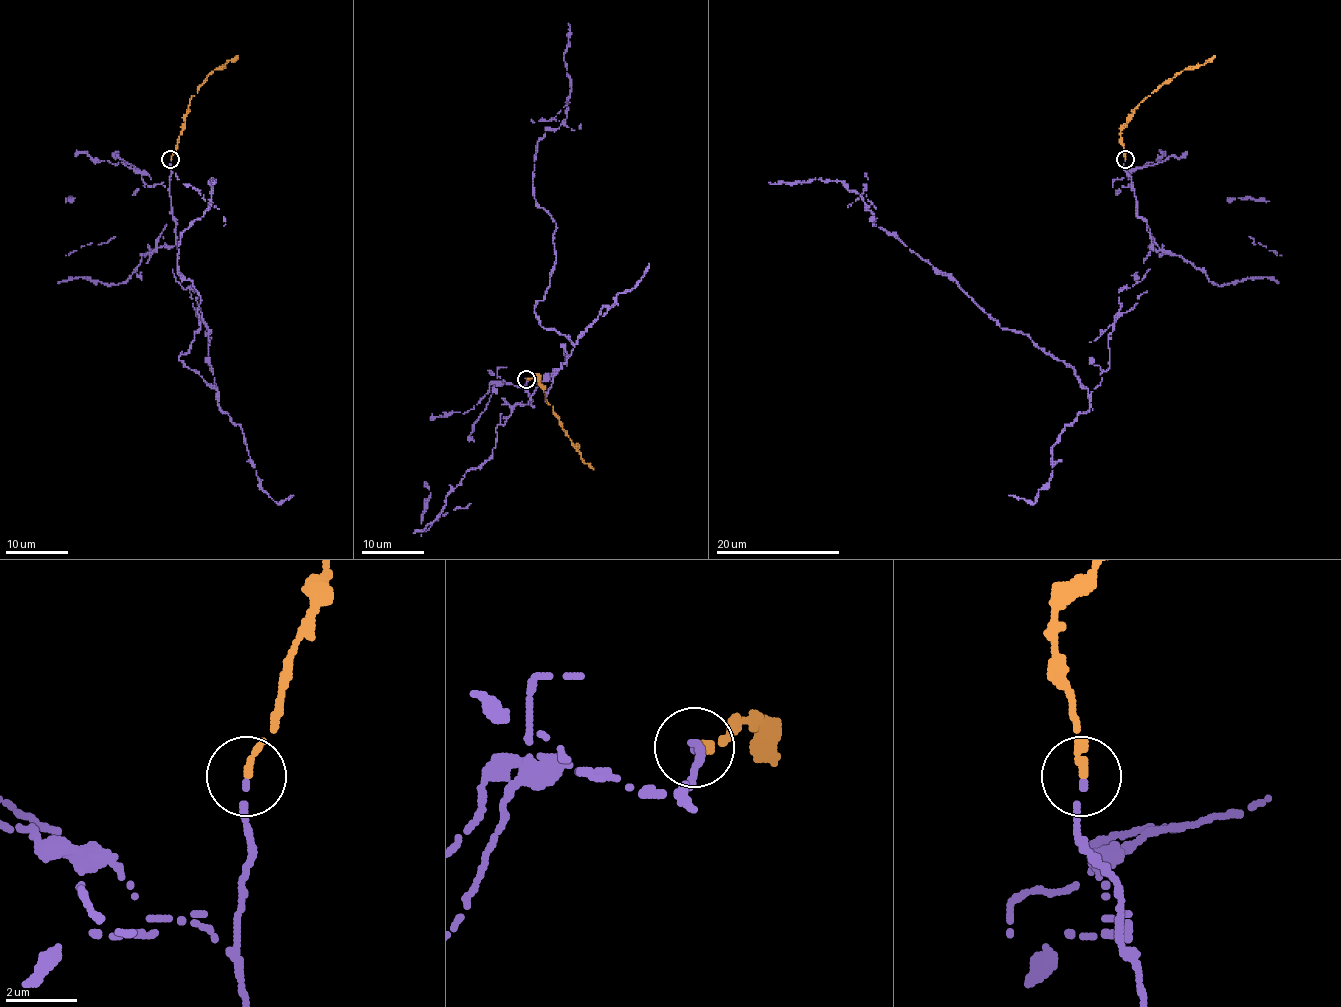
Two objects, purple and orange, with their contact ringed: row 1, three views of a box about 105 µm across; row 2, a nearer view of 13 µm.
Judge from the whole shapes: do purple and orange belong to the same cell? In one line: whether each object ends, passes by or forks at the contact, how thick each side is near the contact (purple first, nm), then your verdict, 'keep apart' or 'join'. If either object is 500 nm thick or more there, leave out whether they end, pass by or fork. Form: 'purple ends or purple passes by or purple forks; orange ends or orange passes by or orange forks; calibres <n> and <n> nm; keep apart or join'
purple ends; orange ends; calibres 180 and 240 nm; keep apart

